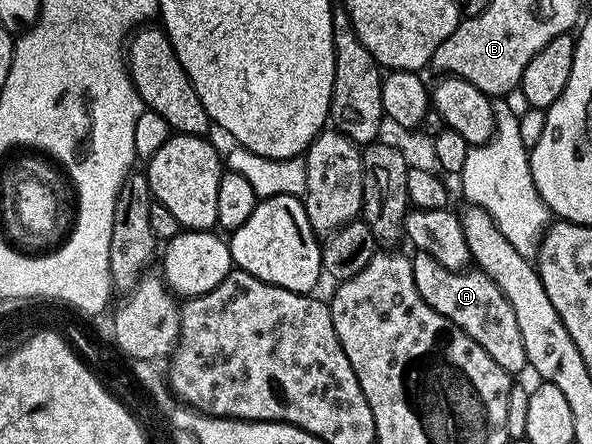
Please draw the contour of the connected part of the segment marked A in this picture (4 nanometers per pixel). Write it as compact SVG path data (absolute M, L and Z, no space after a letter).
M415 251L410 260L417 293L425 297L425 305L429 305L429 309L437 309L441 317L453 321L453 325L473 337L473 341L477 341L477 345L481 345L481 349L485 349L485 353L489 353L501 369L512 373L528 370L525 344L521 341L517 317L513 317L513 305L509 305L505 293L501 293L499 286L485 272L478 269L447 269L441 261L433 261L433 257L424 251Z

